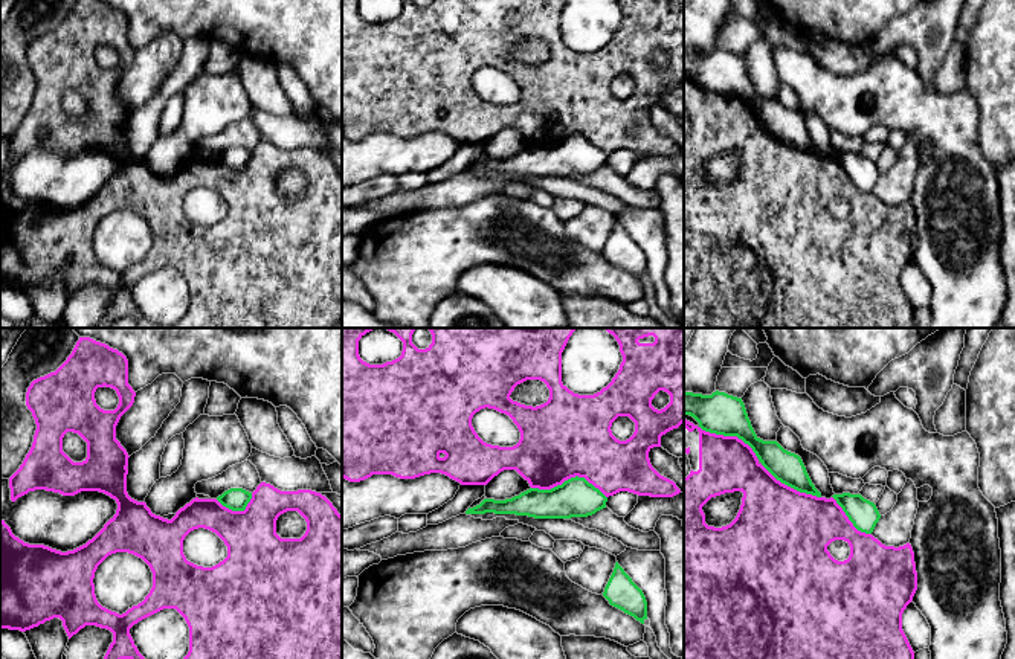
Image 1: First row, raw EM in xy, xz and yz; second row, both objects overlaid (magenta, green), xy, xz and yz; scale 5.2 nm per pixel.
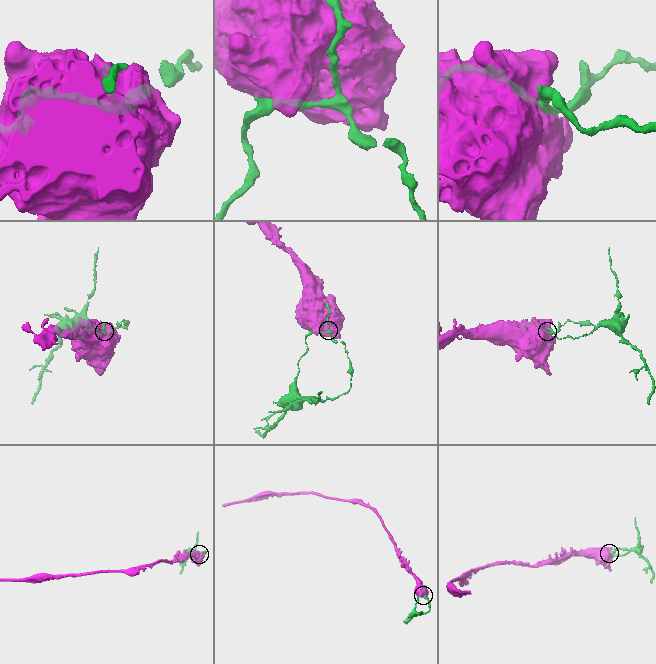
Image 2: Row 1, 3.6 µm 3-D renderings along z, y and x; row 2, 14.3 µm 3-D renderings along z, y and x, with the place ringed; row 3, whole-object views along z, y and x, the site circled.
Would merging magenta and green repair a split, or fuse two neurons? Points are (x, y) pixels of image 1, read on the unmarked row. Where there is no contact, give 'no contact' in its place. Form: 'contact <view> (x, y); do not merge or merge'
contact xz (570, 136); do not merge

